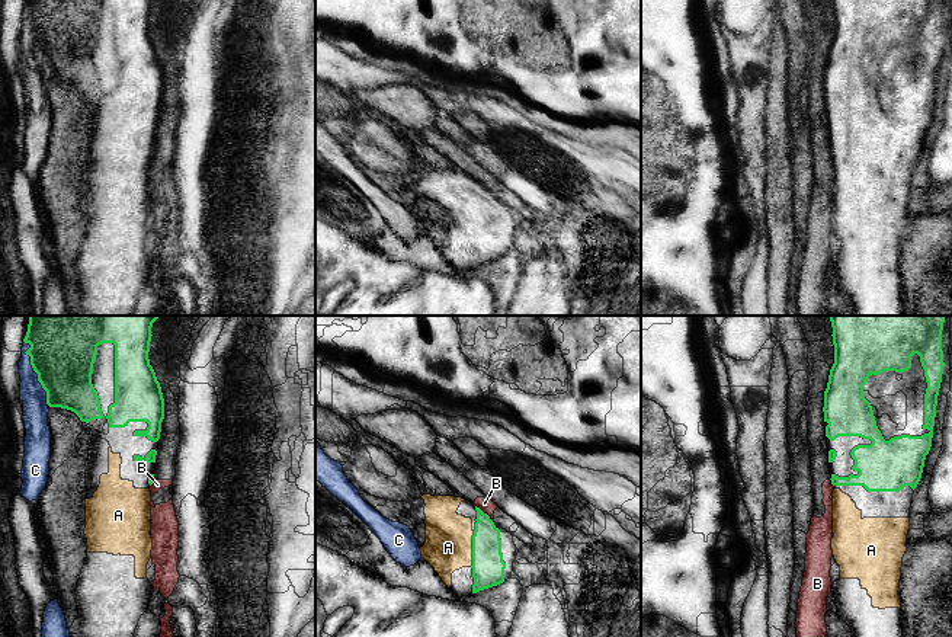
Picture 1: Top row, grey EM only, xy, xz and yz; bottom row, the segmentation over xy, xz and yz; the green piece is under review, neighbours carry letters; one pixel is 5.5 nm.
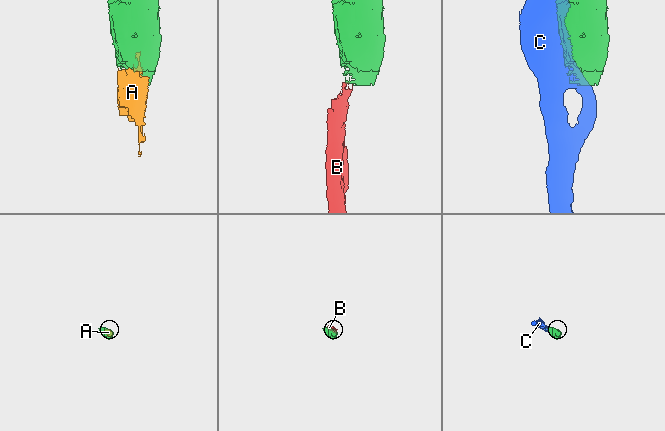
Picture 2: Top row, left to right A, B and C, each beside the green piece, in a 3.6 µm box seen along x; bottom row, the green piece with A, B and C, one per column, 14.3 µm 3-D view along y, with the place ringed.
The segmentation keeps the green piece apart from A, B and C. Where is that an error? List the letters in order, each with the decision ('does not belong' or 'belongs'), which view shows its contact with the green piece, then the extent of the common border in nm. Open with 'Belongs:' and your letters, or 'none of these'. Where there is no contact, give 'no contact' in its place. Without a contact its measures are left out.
Belongs: A
A: belongs; contact in xz; length 200 nm
B: does not belong; contact in xz; length 110 nm
C: does not belong; contact in xy; length 380 nm

